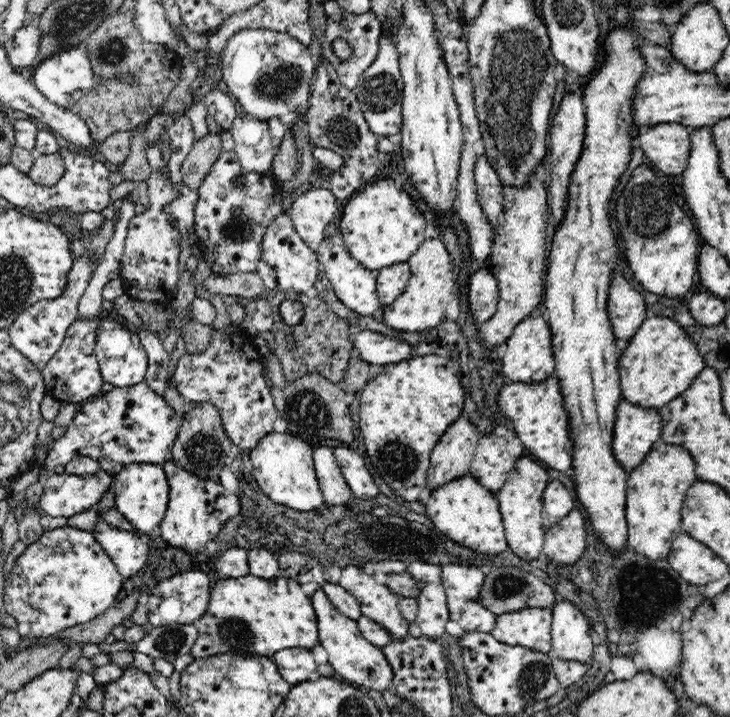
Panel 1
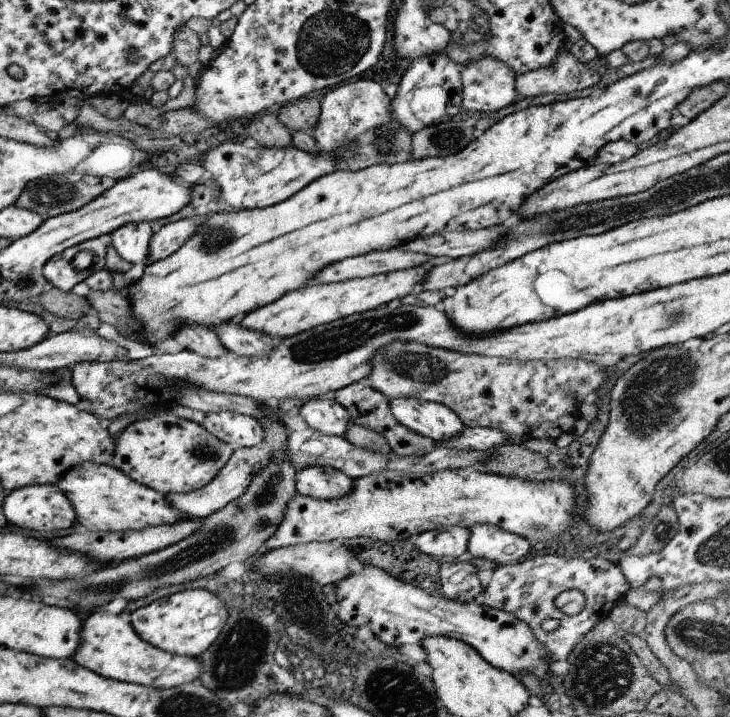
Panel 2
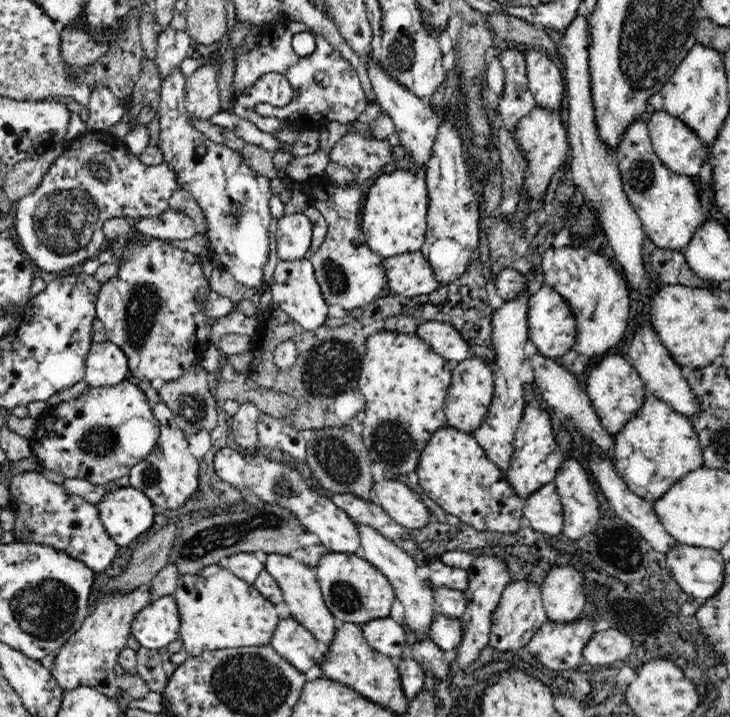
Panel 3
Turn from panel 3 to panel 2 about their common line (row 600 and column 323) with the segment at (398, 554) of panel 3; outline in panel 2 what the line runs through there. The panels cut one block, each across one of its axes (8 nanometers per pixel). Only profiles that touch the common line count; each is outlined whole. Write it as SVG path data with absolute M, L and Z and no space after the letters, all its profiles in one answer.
M311 398L303 402L299 415L309 429L320 434L341 437L350 424L349 414L332 398Z

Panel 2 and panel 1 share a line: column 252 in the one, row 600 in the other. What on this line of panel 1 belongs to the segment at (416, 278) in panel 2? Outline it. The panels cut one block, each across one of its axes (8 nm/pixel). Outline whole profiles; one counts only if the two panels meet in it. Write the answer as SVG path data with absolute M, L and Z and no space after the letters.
M322 588L316 589L310 596L317 618L318 644L328 653L328 662L335 670L335 677L347 684L352 684L363 690L384 691L391 688L393 680L392 667L388 665L380 647L368 642L361 634L357 621L341 615L333 607L333 603Z

